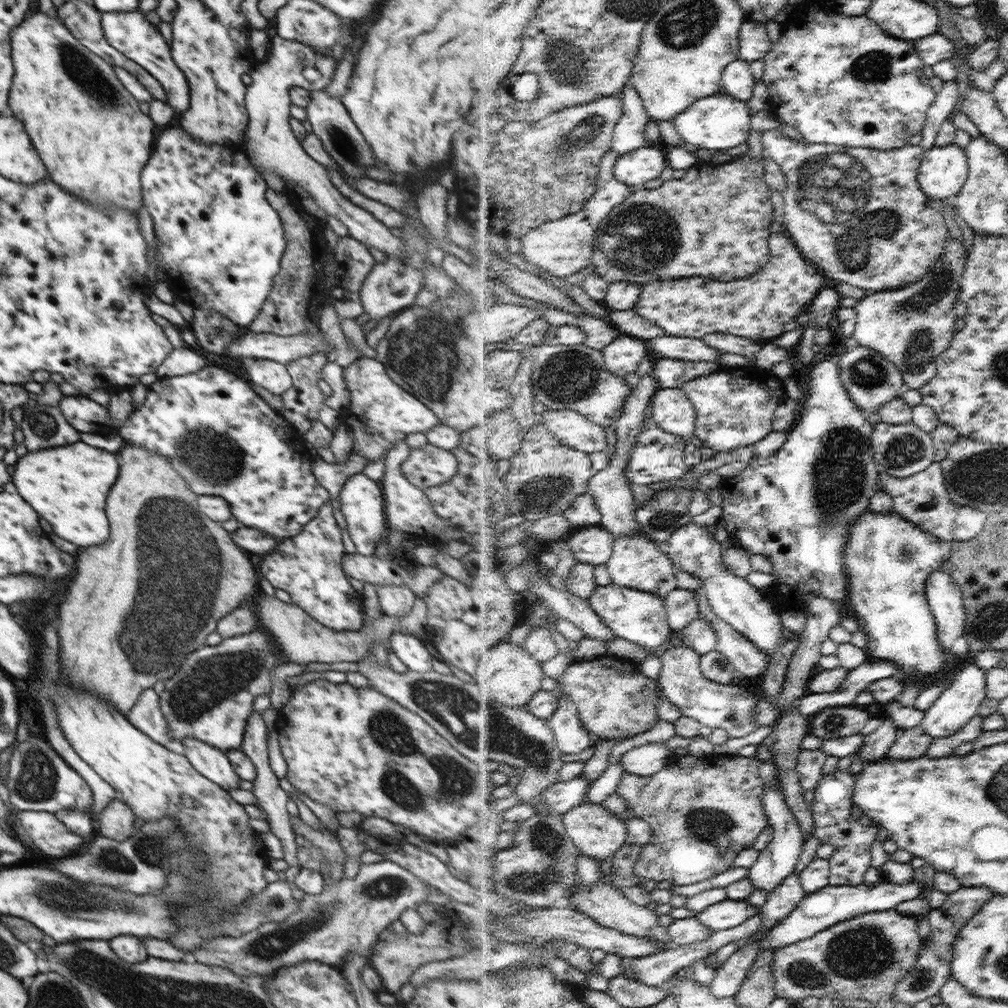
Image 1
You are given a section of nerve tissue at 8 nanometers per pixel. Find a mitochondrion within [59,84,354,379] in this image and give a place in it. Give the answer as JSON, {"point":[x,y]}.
{"point":[215,330]}

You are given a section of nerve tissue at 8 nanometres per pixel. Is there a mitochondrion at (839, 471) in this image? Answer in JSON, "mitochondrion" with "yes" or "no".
{"mitochondrion":"yes"}

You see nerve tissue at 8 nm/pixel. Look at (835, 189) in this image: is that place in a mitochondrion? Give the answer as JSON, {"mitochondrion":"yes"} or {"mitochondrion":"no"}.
{"mitochondrion":"yes"}

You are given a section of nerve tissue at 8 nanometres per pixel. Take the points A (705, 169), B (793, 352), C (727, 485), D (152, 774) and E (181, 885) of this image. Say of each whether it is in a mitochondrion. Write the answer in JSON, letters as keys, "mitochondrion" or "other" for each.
{"A":"other","B":"other","C":"other","D":"other","E":"mitochondrion"}

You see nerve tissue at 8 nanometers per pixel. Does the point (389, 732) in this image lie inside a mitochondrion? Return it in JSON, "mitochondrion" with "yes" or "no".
{"mitochondrion":"yes"}

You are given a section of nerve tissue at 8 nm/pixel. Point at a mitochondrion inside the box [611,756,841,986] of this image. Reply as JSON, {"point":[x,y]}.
{"point":[707,825]}

